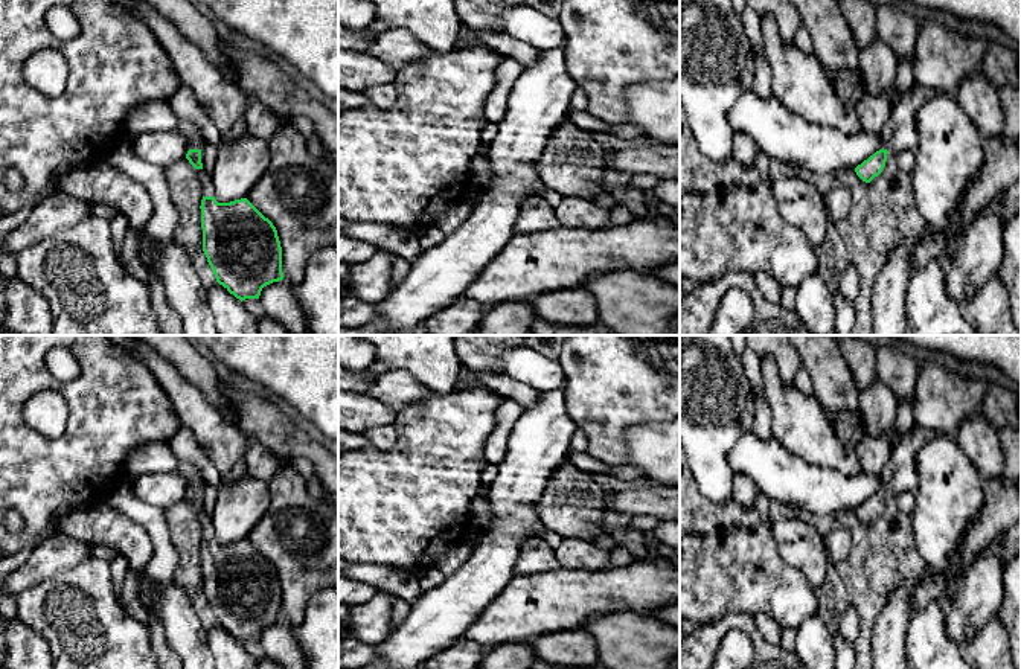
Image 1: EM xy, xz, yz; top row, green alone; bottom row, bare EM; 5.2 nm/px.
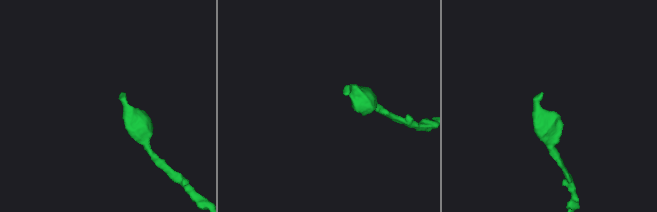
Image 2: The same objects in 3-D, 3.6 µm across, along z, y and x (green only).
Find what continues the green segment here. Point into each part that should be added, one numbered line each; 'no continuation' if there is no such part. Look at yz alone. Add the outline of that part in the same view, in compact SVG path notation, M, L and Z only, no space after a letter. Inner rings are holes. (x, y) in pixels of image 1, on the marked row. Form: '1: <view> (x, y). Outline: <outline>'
1: yz (899, 133). Outline: M917 84L910 91L898 96L895 108L881 131L884 149L893 154L904 149L913 152L917 149L919 134L916 130L916 114L936 94L939 94L936 90Z

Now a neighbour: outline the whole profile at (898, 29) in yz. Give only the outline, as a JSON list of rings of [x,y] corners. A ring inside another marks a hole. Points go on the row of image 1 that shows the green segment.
[[[891,5],[876,8],[876,37],[890,46],[896,61],[914,59],[914,40],[919,21]]]

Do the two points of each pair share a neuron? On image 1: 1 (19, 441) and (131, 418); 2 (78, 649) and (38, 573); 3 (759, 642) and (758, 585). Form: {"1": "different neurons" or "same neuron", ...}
{"1": "same neuron", "2": "different neurons", "3": "different neurons"}

